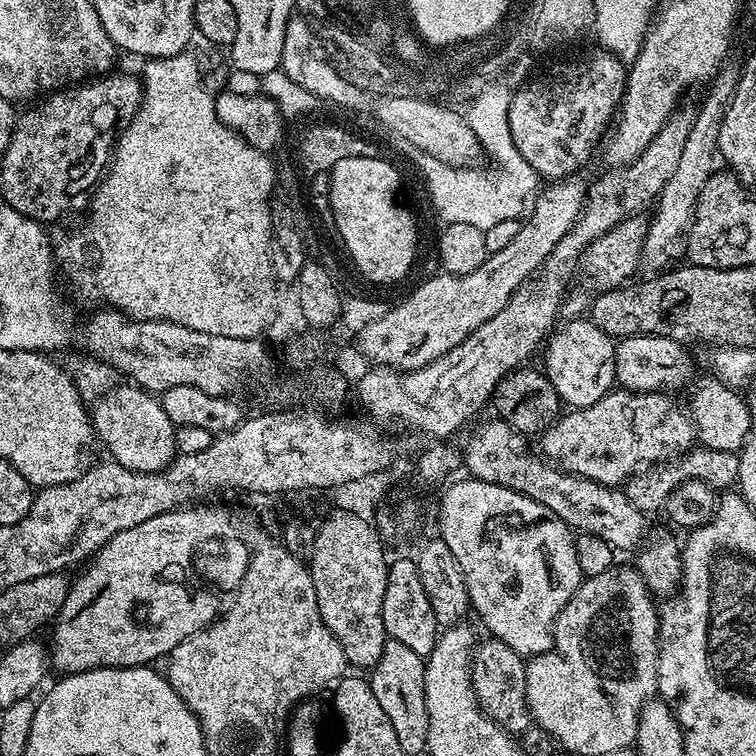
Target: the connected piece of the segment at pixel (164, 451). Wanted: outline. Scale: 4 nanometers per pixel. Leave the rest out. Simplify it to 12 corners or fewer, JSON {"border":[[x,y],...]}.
{"border":[[124,382],[91,407],[95,439],[126,470],[176,459],[177,425]]}

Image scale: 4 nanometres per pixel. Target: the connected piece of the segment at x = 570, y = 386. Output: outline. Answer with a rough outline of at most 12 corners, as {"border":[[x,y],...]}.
{"border":[[591,318],[547,337],[543,371],[569,409],[616,384],[616,340]]}

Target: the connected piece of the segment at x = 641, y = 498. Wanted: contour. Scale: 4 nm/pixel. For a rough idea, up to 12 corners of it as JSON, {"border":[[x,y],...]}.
{"border":[[702,446],[625,481],[636,509],[658,511],[689,479],[737,483],[739,455]]}

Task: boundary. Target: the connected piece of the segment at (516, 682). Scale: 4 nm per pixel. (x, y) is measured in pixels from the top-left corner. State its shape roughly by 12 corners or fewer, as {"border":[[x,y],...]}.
{"border":[[495,638],[472,653],[481,710],[513,734],[534,724],[525,657]]}

